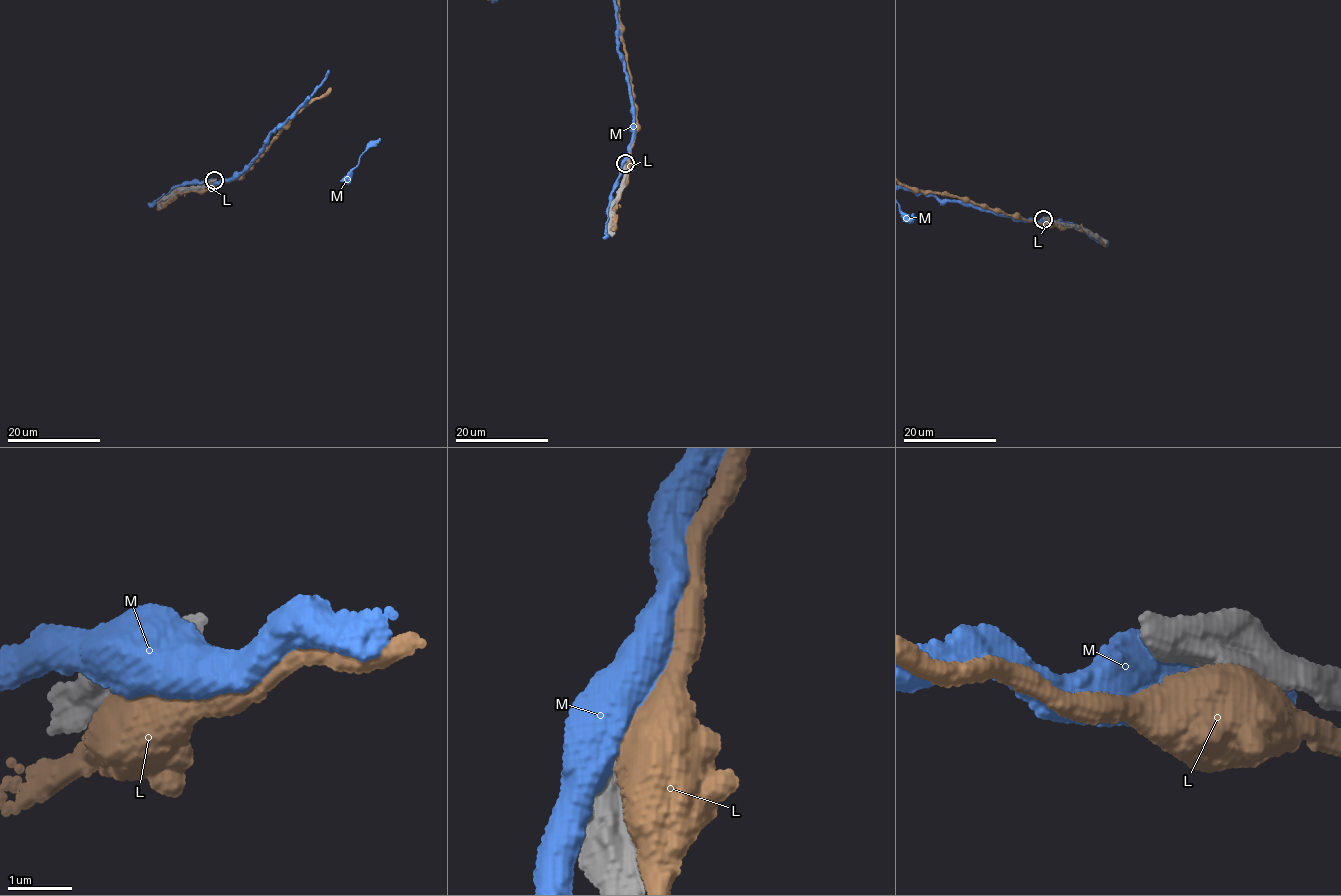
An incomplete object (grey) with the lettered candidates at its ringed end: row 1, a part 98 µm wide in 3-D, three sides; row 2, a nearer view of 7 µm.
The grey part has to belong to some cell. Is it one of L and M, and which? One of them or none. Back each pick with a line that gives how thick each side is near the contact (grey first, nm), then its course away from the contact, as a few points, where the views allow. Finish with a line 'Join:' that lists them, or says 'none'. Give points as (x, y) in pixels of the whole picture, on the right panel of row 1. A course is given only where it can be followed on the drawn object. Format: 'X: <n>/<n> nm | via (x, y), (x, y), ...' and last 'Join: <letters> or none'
Join: none

